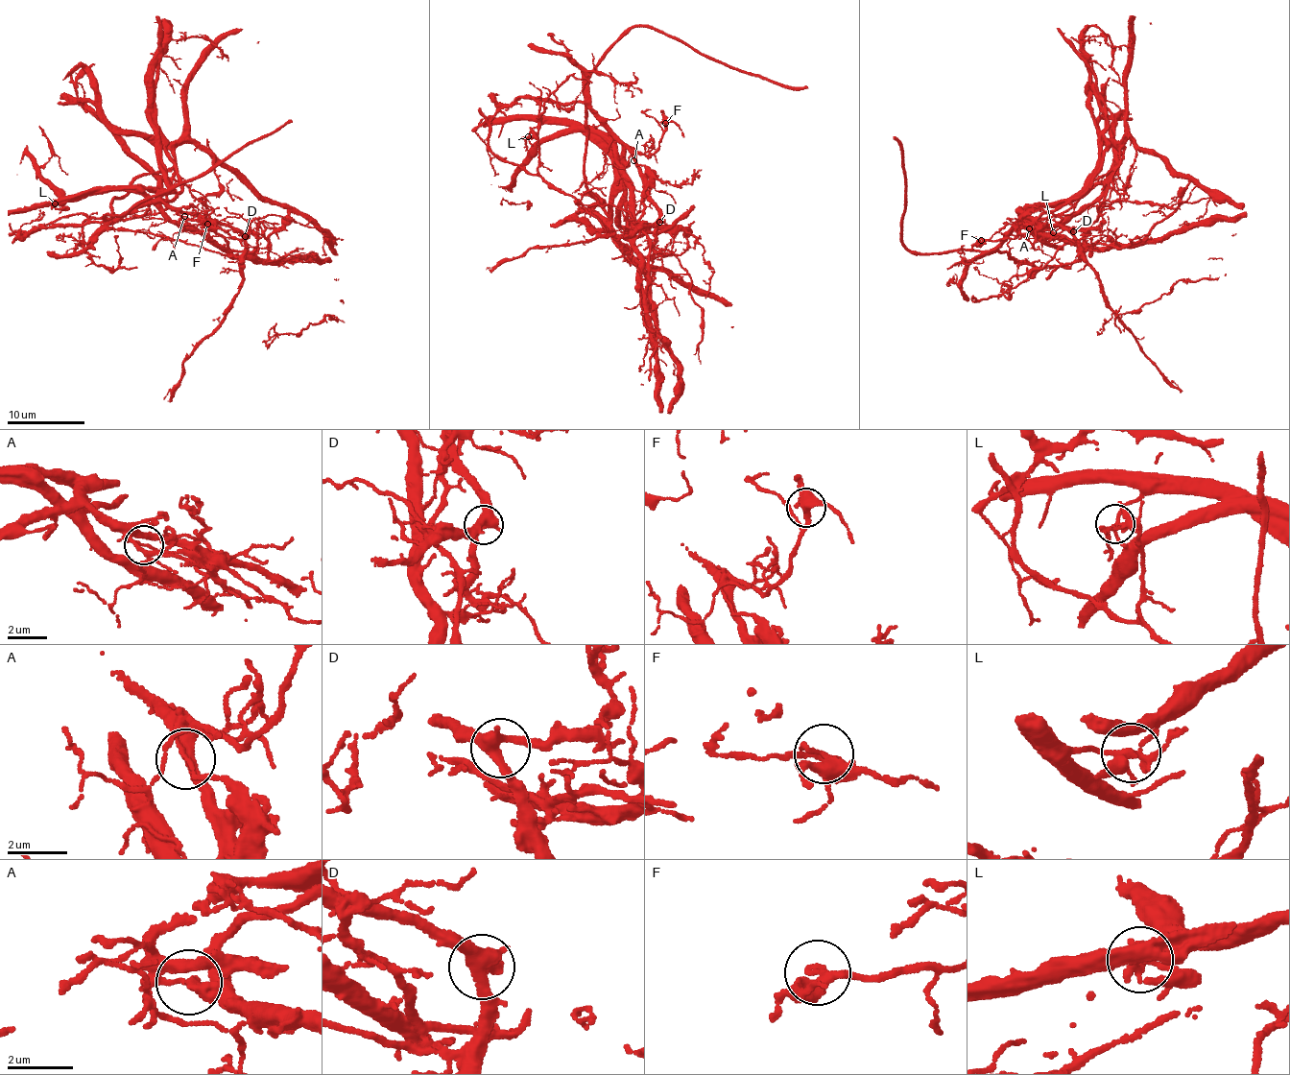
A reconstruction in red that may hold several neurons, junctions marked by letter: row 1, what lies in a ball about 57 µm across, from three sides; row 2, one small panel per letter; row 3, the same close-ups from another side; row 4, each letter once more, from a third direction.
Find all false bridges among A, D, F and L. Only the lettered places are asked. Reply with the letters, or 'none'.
A, L

